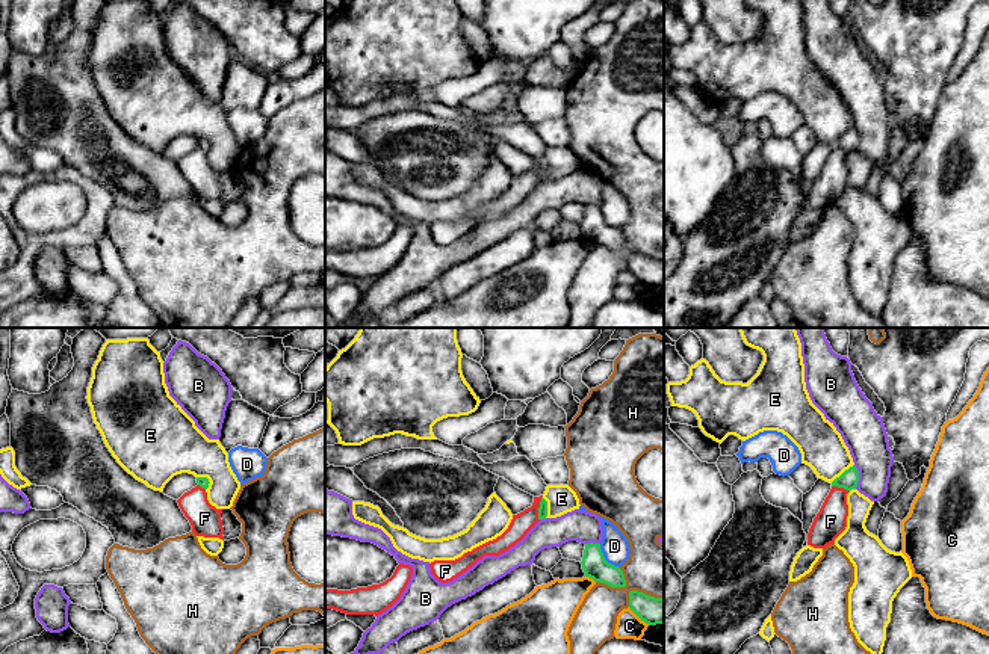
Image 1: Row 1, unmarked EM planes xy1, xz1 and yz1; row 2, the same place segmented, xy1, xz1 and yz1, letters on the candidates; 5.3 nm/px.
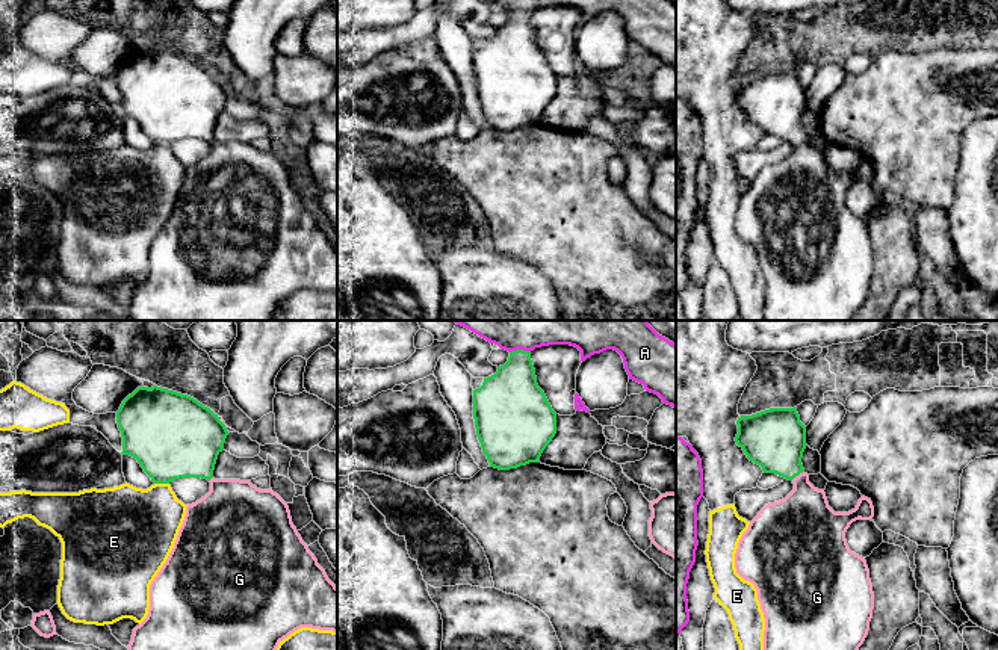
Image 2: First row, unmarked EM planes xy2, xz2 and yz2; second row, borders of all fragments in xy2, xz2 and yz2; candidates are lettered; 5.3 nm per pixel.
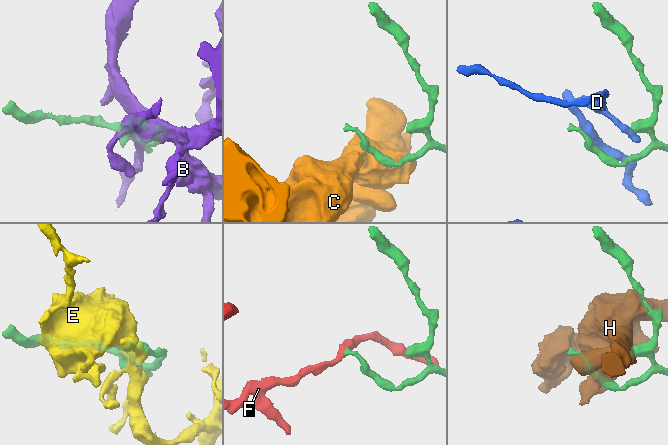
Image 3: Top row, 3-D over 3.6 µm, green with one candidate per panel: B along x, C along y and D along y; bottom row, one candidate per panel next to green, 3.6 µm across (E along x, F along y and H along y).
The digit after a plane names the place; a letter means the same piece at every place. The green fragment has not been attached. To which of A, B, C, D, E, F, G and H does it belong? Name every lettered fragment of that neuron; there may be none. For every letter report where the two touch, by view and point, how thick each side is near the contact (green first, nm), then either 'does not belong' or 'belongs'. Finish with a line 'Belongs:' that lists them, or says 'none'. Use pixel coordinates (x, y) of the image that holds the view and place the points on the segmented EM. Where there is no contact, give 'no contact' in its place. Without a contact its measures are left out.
A: contact xz2 (519, 349); calibres 300 and 300 nm; does not belong
B: contact yz1 (858, 478); calibres 100 and 220 nm; does not belong
C: contact xz1 (638, 616); calibres 150 and 140 nm; does not belong
D: contact xz1 (604, 559); calibres 130 and 150 nm; does not belong
E: contact yz1 (843, 473); calibres 100 and 240 nm; does not belong
F: contact xz1 (539, 508); calibres 50 and 110 nm; does not belong
G: contact yz2 (797, 475); calibres 320 and 320 nm; belongs
H: contact xz1 (611, 586); calibres 130 and 280 nm; does not belong
Belongs: G

